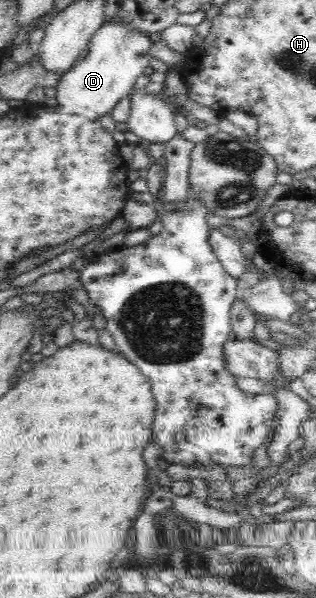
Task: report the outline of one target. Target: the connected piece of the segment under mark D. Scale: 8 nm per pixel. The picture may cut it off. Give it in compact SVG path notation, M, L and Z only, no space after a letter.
M127 20L104 21L100 28L94 32L93 38L87 45L88 54L84 60L62 76L56 86L56 100L70 115L78 115L86 121L98 120L100 116L110 113L114 106L128 94L137 78L142 76L144 70L150 67L150 49L152 42L149 35L138 33L131 28Z

